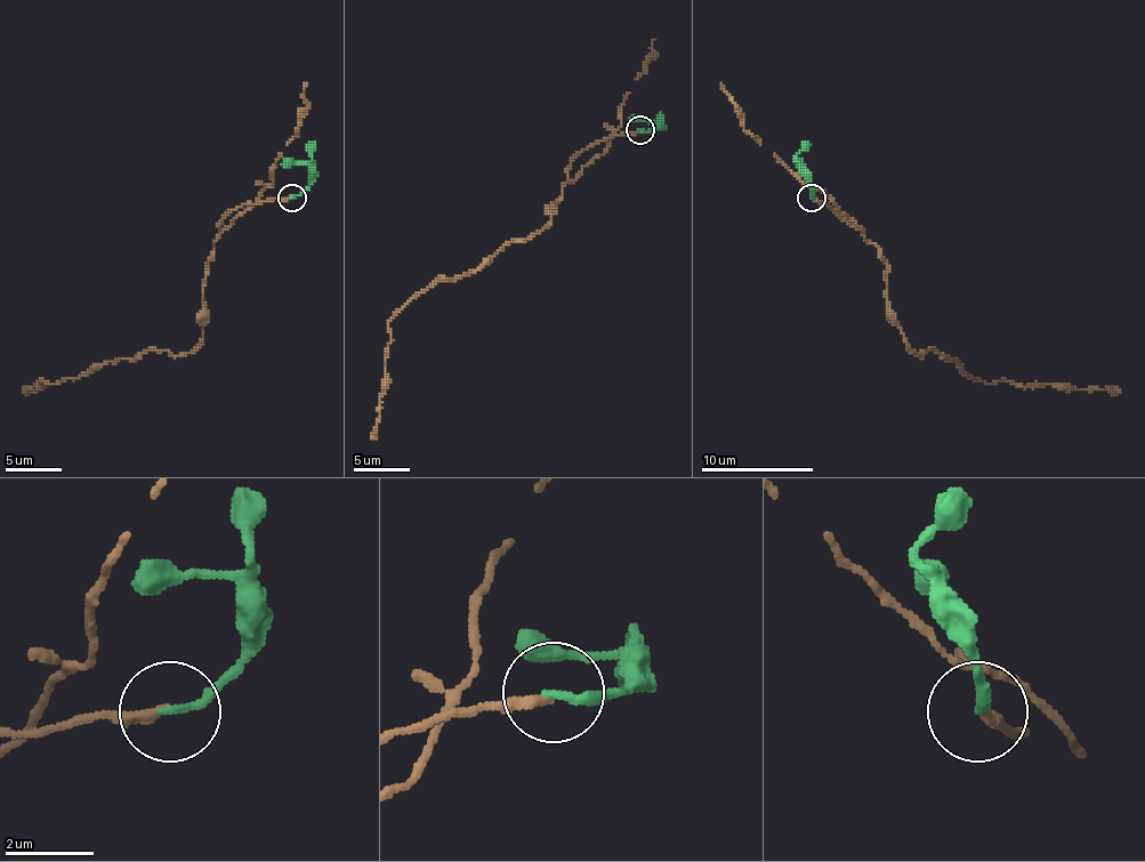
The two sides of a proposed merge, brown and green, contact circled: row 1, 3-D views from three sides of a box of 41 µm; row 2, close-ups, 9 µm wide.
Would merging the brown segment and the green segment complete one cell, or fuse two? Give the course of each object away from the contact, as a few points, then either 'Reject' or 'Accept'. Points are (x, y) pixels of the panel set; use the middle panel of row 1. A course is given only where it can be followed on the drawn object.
Course of brown: (640, 133), (590, 143), (550, 222), (475, 270), (438, 279), (388, 323), (371, 438). Course of green: (640, 129), (654, 133), (660, 115), (658, 127). Accept

